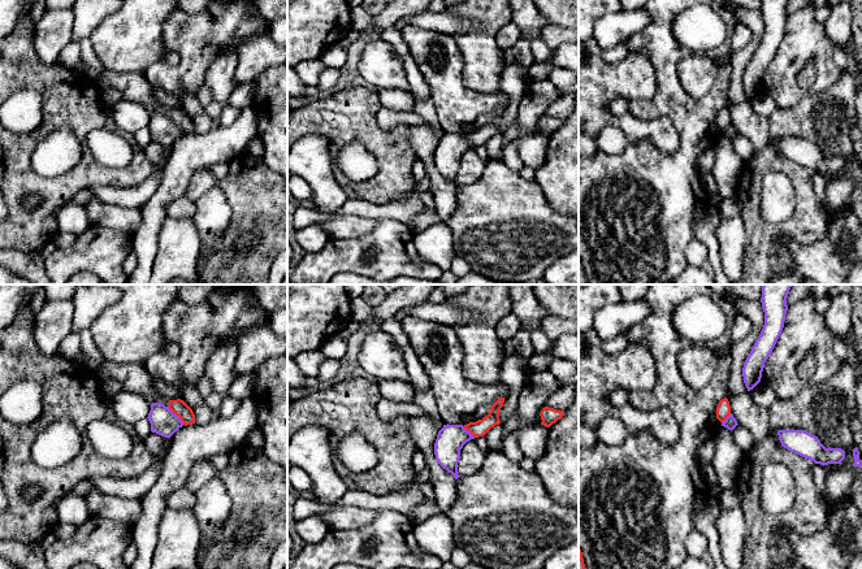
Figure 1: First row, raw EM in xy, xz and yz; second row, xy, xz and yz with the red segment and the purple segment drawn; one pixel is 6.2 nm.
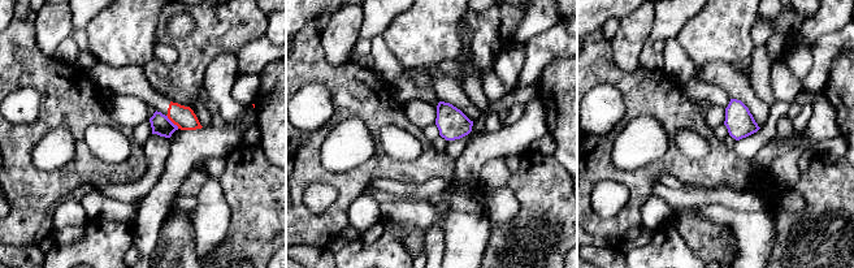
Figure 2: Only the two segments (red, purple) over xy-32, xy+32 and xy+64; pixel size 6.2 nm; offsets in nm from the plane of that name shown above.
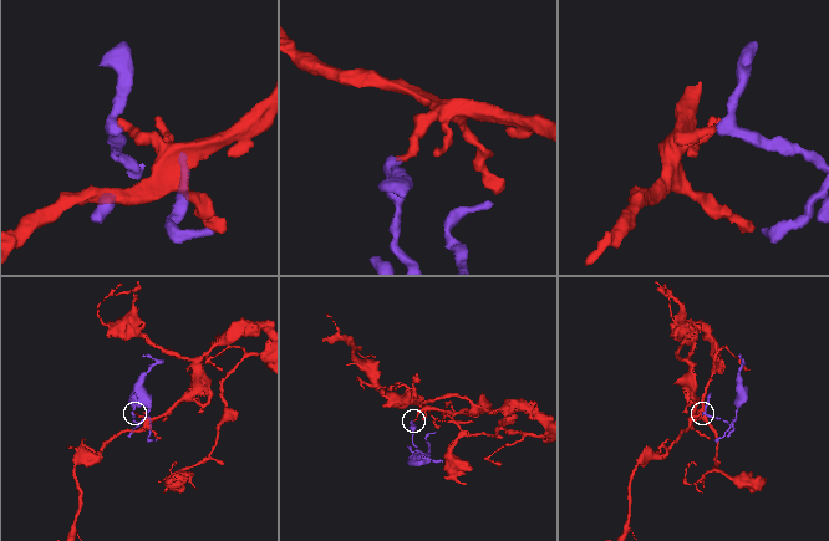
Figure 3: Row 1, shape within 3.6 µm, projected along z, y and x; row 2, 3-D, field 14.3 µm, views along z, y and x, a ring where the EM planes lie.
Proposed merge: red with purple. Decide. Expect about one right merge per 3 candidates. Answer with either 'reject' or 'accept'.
reject

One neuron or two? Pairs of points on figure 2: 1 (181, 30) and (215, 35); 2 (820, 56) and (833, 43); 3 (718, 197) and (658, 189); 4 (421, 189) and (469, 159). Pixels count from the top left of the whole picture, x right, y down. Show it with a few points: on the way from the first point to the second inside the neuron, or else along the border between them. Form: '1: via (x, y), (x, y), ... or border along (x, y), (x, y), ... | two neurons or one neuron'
1: border along (189, 13), (194, 26), (185, 35), (170, 38) | two neurons
2: via (823, 53), (831, 46) | one neuron
3: via (703, 197), (672, 197) | one neuron
4: border along (447, 185), (443, 189) | two neurons

